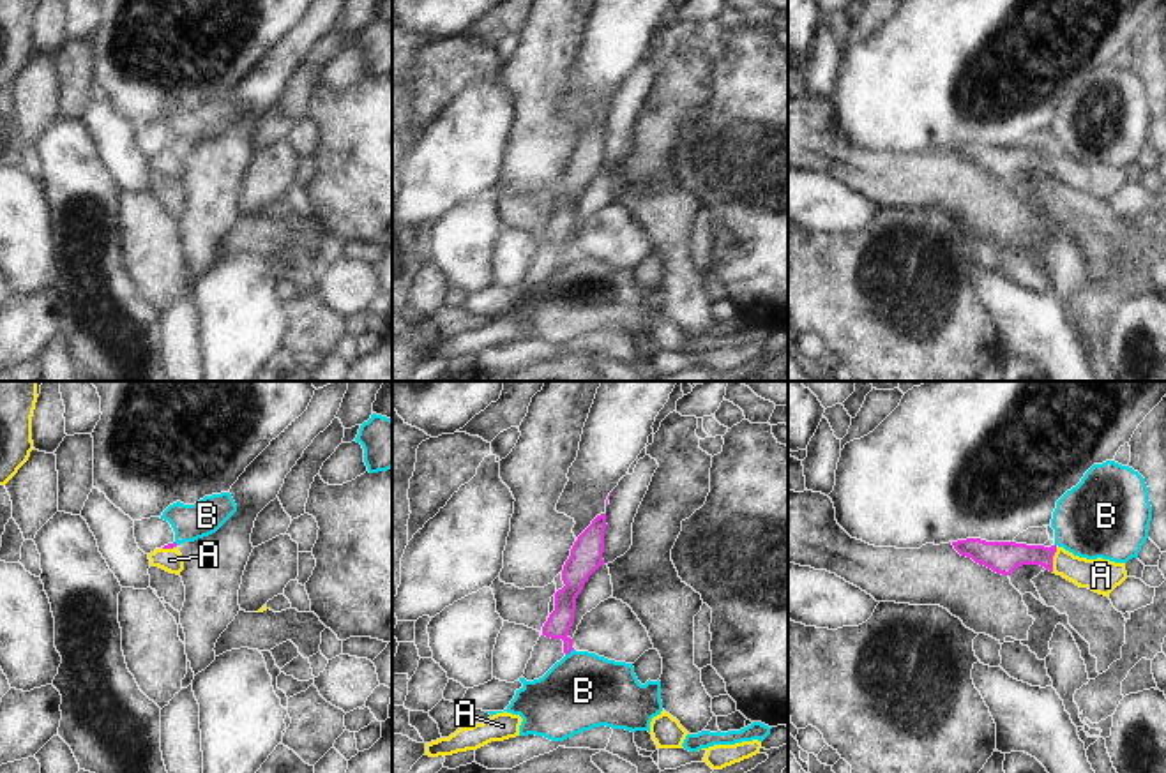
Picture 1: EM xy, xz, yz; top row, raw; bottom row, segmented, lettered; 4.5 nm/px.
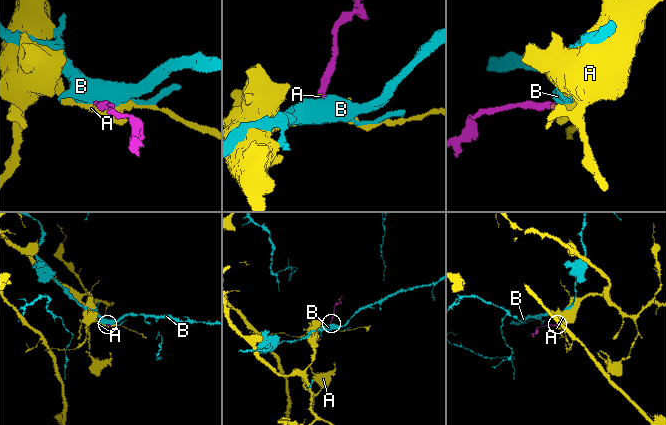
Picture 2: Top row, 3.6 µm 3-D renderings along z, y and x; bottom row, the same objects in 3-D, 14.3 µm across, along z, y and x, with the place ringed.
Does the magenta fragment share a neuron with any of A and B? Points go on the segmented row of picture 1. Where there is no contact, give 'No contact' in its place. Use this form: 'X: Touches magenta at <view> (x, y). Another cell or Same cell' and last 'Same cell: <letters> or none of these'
A: Touches magenta at yz (1052, 560). Same cell
B: Touches magenta at xz (569, 652). Another cell
Same cell: A.

